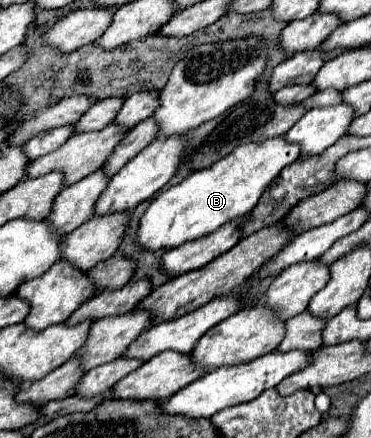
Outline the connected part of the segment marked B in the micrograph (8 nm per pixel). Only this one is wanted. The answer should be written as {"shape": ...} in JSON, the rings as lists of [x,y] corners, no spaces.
{"shape":[[[285,135],[269,137],[261,143],[245,143],[235,147],[227,157],[215,165],[191,173],[181,183],[163,191],[145,211],[137,231],[137,243],[145,249],[173,249],[187,241],[205,237],[219,229],[233,217],[247,215],[279,177],[281,169],[297,161],[301,155],[299,145],[289,143]]]}

